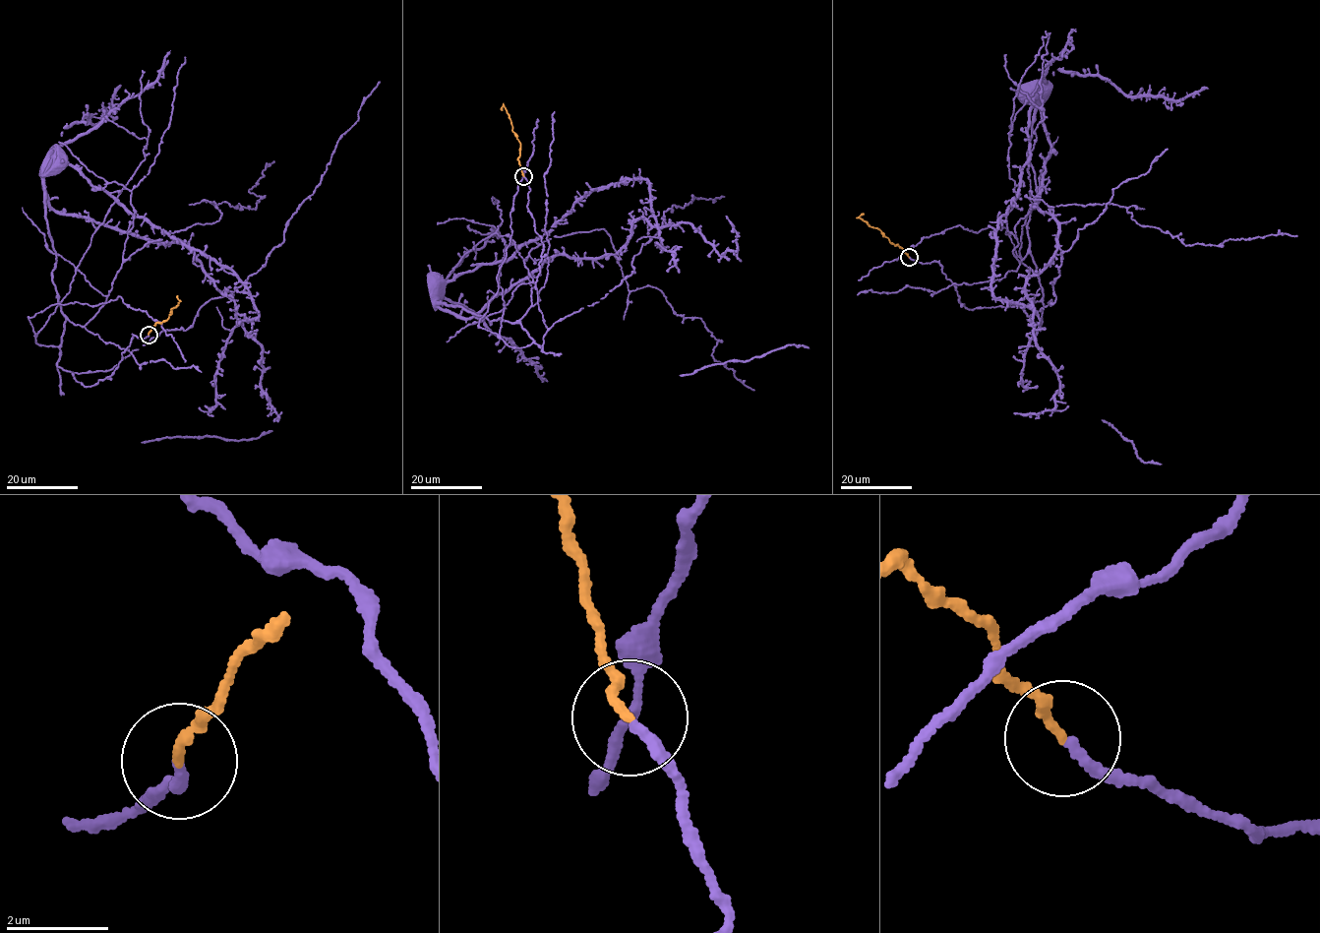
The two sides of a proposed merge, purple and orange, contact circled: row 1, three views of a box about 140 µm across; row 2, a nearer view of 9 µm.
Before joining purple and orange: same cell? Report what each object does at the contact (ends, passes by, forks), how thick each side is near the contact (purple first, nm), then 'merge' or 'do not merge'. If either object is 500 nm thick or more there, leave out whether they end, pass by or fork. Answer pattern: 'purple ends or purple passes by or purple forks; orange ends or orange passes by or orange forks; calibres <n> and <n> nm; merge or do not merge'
purple ends; orange ends; calibres 200 and 170 nm; merge

